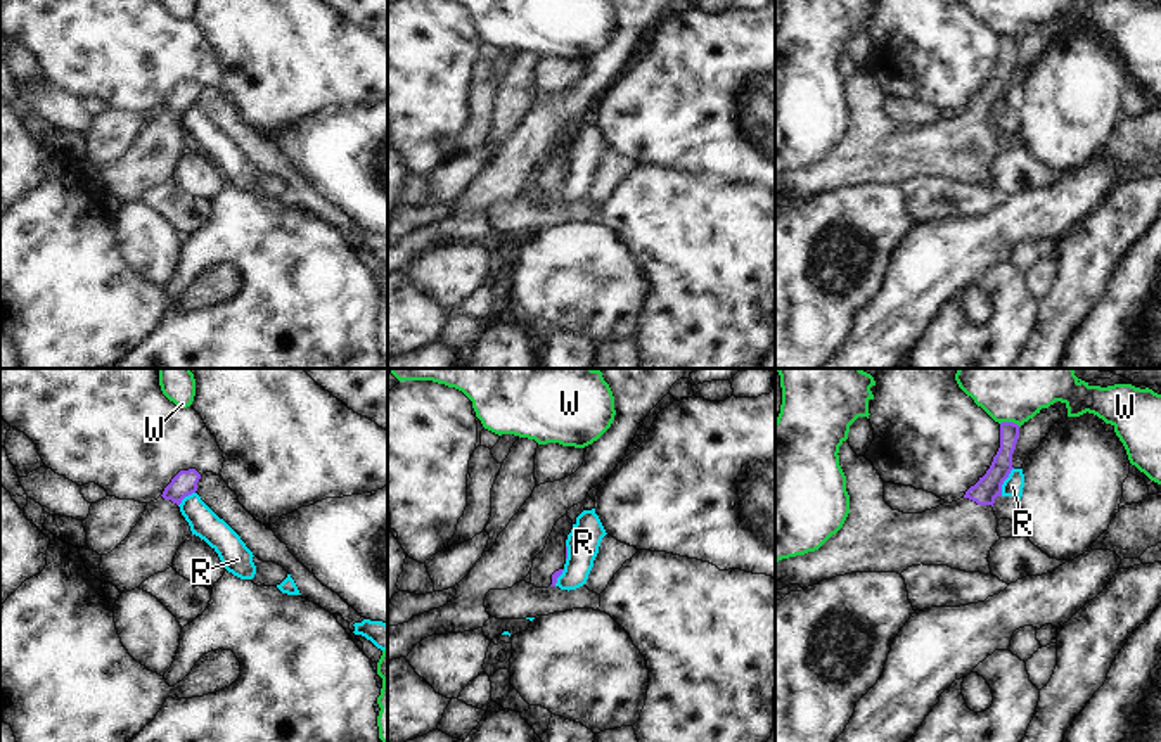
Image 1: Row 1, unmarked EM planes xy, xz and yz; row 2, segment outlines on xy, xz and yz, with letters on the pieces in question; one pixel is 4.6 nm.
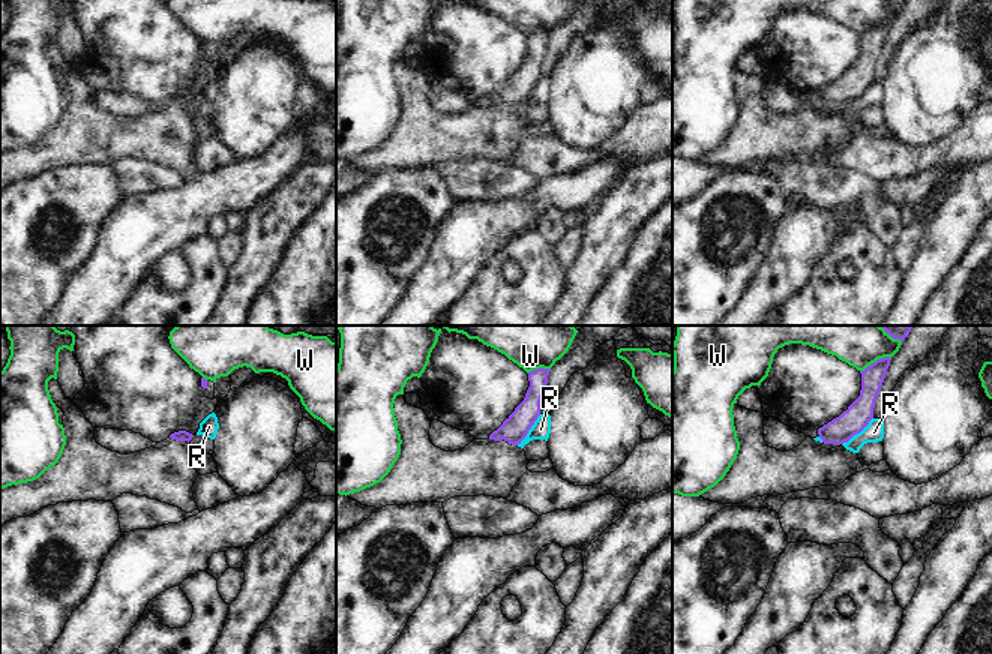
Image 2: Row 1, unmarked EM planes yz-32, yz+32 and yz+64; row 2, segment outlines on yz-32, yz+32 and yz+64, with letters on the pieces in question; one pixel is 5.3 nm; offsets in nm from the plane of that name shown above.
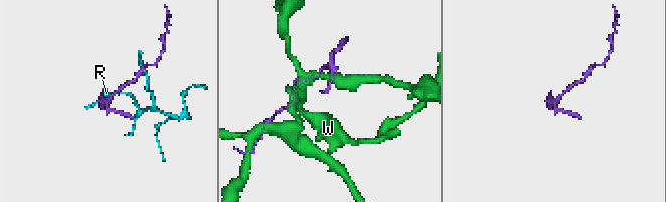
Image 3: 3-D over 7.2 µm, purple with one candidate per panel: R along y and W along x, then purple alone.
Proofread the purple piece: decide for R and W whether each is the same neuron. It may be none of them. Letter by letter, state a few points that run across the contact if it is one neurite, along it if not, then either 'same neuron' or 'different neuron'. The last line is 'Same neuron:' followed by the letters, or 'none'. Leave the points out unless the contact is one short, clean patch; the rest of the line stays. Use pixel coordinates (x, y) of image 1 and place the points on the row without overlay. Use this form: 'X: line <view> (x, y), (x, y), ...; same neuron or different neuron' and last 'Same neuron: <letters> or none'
R: line yz (1013, 80), (1000, 108); different neuron
W: line yz (1000, 35), (1016, 35), (1019, 38); different neuron
Same neuron: none

